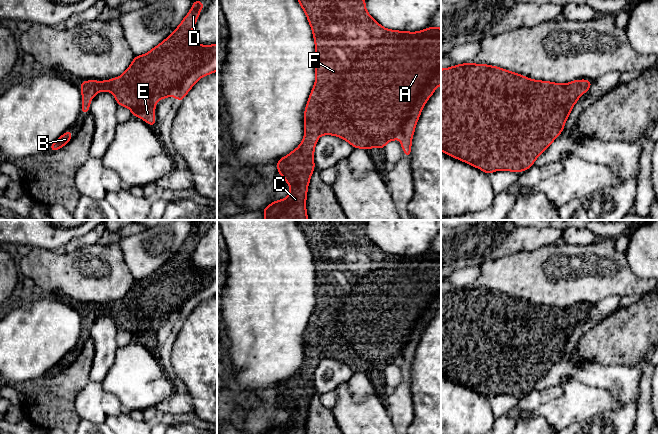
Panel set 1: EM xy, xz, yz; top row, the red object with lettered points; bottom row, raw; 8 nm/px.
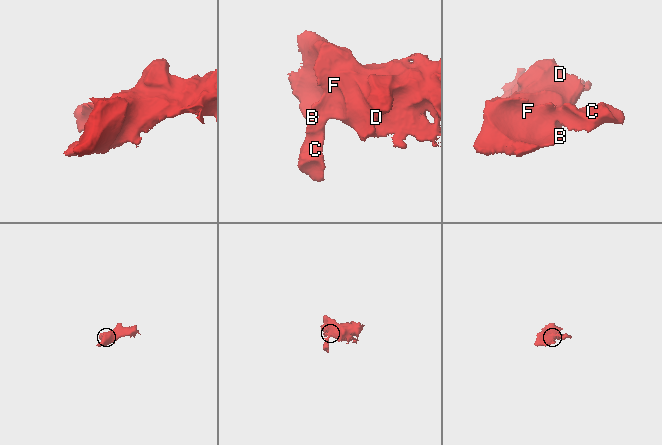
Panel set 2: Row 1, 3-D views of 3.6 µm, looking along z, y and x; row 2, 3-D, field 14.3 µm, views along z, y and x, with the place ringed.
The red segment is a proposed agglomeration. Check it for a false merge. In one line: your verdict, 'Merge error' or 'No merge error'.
No merge error

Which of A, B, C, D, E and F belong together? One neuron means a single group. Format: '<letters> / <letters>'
A B C D E F

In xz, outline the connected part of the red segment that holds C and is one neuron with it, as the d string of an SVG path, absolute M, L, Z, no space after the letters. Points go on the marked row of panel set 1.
M298 0L298 3L300 4L307 16L314 36L314 43L316 46L316 81L310 93L307 105L305 107L305 136L298 148L290 152L285 157L279 159L276 164L278 168L277 173L283 176L283 178L291 188L291 192L285 199L274 201L263 209L264 220L308 220L308 215L306 212L307 189L311 175L315 169L314 148L317 144L318 137L321 135L338 136L349 142L353 146L353 148L361 148L364 150L374 147L384 149L385 145L388 142L390 142L391 140L397 141L398 138L402 136L403 140L399 142L399 144L404 150L405 157L409 158L411 156L412 137L421 111L425 106L427 100L434 93L435 89L439 85L441 85L441 28L429 27L418 32L389 30L382 27L376 20L374 20L370 16L365 7L366 0Z

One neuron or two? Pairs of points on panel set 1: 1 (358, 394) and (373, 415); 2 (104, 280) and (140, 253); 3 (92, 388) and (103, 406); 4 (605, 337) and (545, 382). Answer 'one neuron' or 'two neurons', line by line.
1: two neurons
2: two neurons
3: one neuron
4: two neurons

